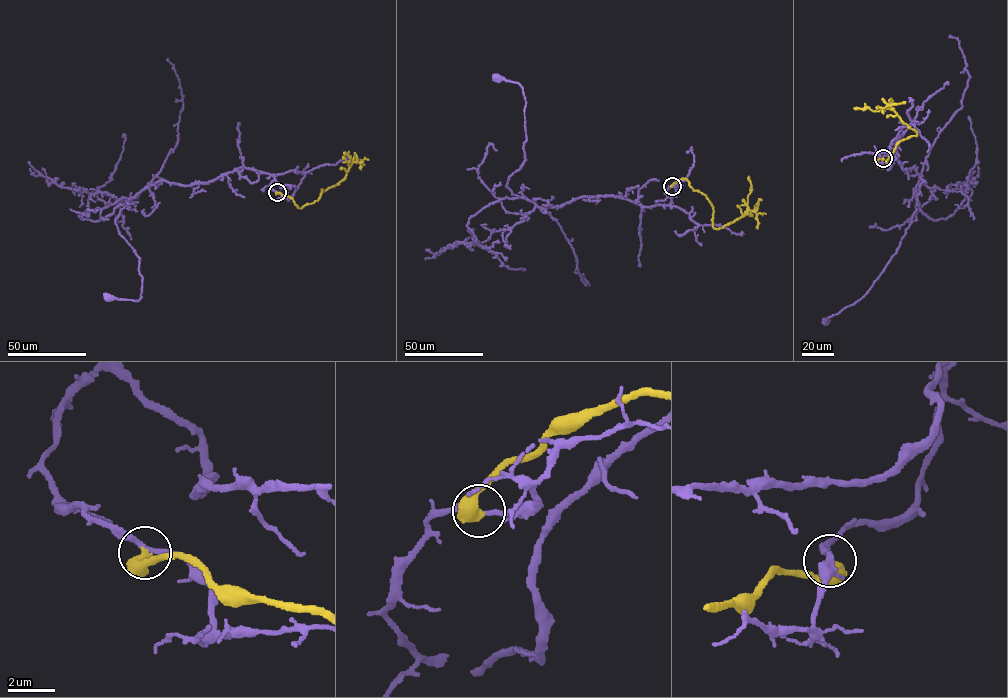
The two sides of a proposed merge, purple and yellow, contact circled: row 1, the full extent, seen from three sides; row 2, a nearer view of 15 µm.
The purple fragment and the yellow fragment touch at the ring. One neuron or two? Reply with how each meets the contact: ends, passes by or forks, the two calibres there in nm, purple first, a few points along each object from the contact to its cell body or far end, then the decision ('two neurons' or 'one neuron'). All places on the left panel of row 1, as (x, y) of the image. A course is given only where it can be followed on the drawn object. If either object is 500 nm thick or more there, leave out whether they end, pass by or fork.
calibres 200 and 600 nm; course purple (277, 192), (273, 174), (244, 168), (208, 182), (145, 187), (115, 222), (139, 258), (141, 296), (106, 297); course yellow (277, 192), (289, 196), (301, 208), (313, 203), (322, 189), (338, 185), (345, 176), (350, 159), (344, 152); two neurons

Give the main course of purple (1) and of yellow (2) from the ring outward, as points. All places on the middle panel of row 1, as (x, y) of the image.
1: (672, 186), (670, 204), (648, 207), (605, 196), (541, 208), (513, 194), (525, 100), (495, 77)
2: (672, 186), (684, 178), (704, 194), (717, 229), (746, 213), (748, 176)

